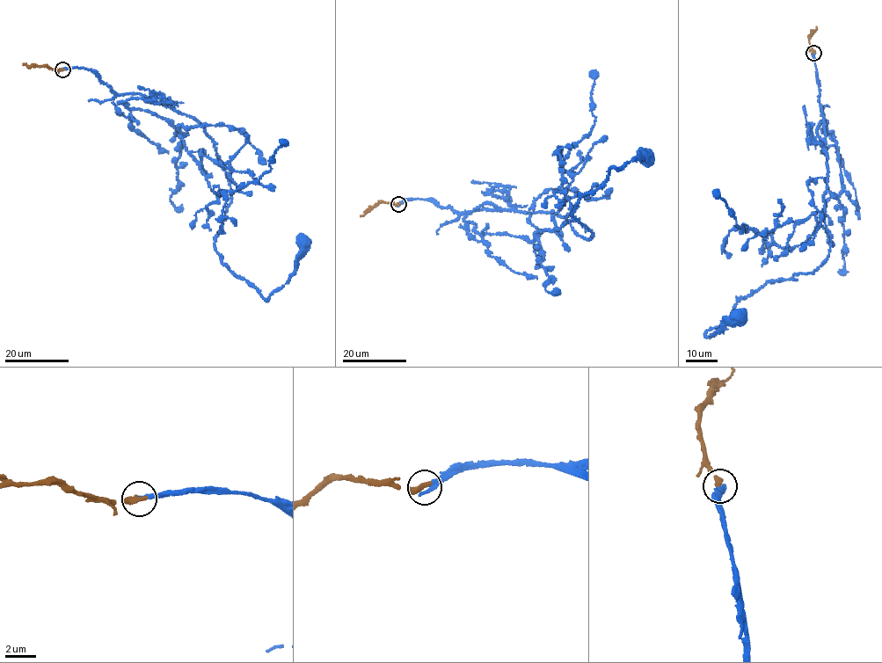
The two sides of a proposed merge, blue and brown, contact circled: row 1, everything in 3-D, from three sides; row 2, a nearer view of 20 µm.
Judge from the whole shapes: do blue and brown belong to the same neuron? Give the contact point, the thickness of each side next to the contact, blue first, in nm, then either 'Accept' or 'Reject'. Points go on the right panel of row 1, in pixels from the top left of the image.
Place: (813, 53). Thickness 320 nm (blue) against 400 nm. Accept

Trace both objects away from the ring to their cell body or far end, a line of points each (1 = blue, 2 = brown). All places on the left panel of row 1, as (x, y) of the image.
1: (62, 69), (204, 128), (232, 194), (215, 243), (265, 299), (304, 243)
2: (62, 69), (23, 64)

